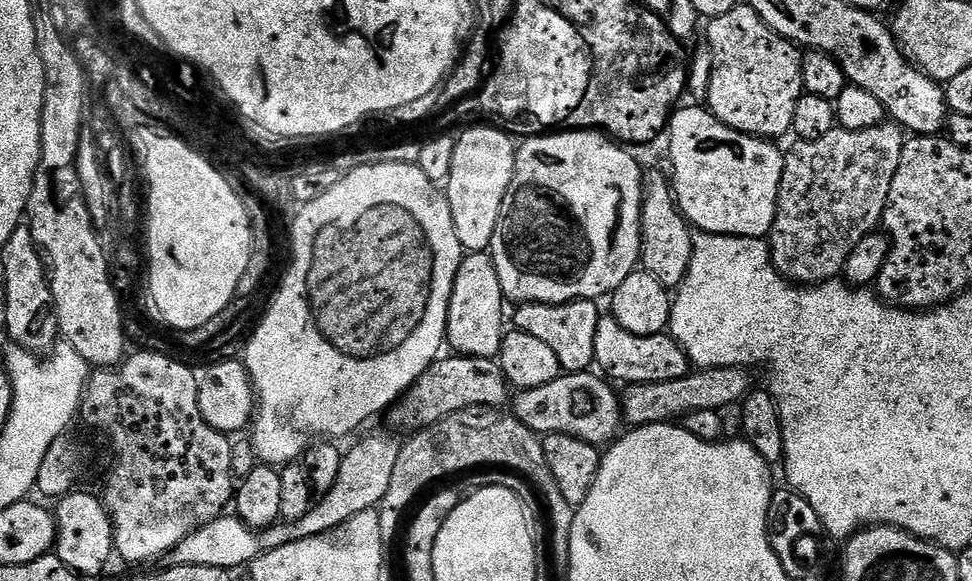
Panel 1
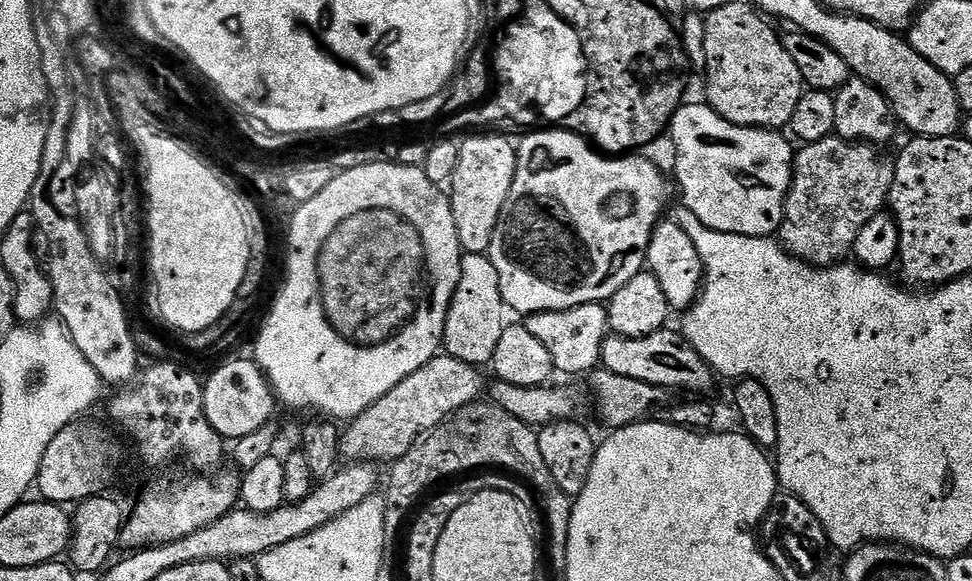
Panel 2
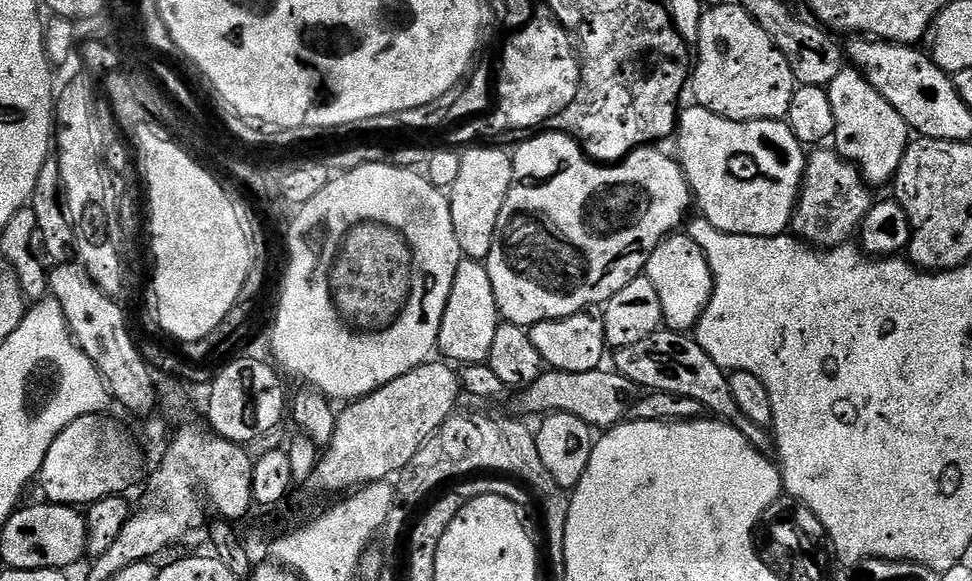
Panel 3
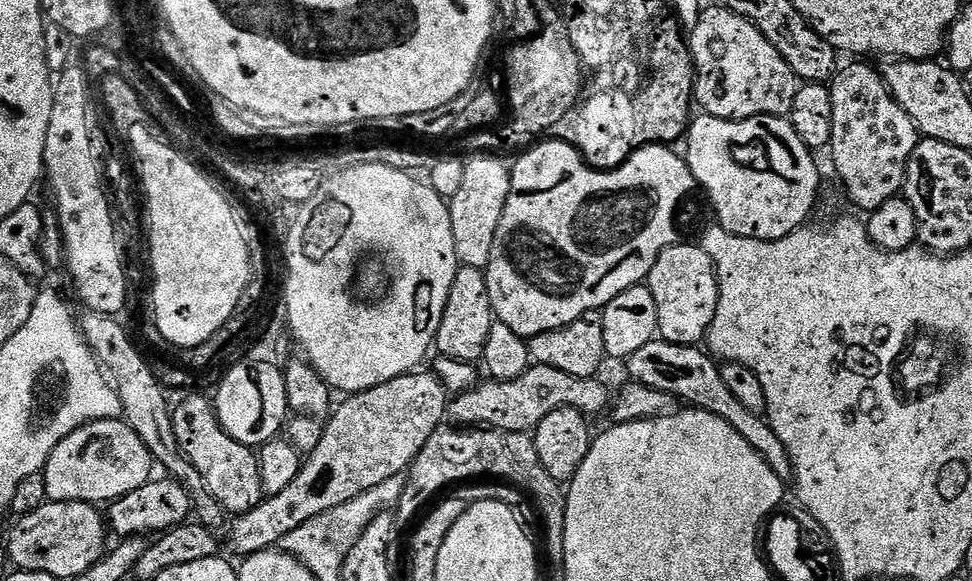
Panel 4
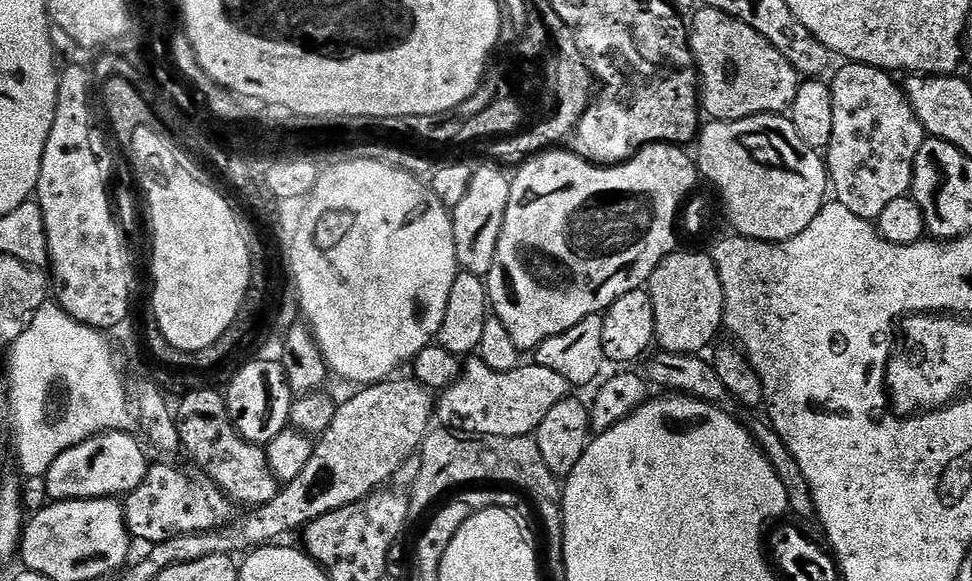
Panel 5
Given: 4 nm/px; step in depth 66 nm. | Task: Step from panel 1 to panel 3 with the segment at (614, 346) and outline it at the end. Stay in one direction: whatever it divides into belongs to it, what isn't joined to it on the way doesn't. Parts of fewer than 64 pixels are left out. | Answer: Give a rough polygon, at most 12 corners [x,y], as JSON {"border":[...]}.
{"border":[[661,330],[615,349],[644,390],[700,402],[758,451],[774,436],[738,410],[729,373],[691,335]]}

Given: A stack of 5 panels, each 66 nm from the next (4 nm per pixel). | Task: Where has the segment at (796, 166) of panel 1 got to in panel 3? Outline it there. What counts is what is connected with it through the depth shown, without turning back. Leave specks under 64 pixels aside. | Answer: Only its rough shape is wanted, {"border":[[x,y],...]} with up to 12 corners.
{"border":[[835,150],[804,165],[791,231],[831,250],[851,241],[874,203]]}

